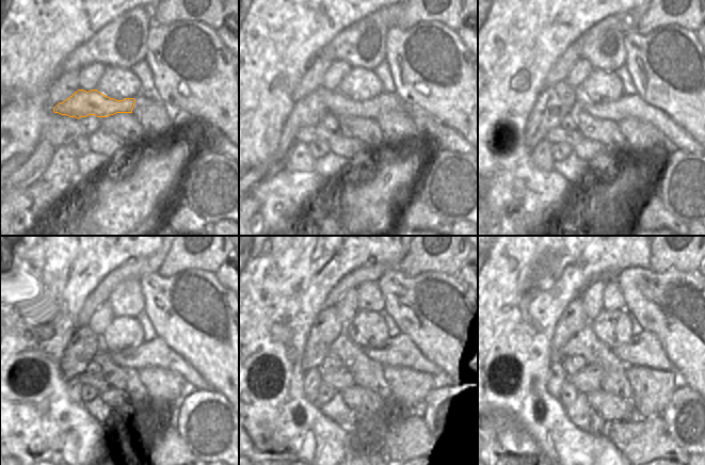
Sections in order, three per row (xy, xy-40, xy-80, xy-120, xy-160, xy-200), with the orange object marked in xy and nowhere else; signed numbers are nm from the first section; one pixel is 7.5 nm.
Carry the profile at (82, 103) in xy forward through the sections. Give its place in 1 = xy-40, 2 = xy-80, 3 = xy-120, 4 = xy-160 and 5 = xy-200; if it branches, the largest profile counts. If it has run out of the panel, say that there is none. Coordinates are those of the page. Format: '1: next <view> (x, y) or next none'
1: next xy-40 (337, 103)
2: next xy-80 (629, 105)
3: next xy-120 (155, 352)
4: next xy-160 (400, 351)
5: next xy-200 (644, 350)

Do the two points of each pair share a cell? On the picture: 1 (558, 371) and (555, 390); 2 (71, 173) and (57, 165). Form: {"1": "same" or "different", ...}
{"1": "same", "2": "same"}

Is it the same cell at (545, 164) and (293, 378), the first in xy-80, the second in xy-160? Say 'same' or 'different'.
different

